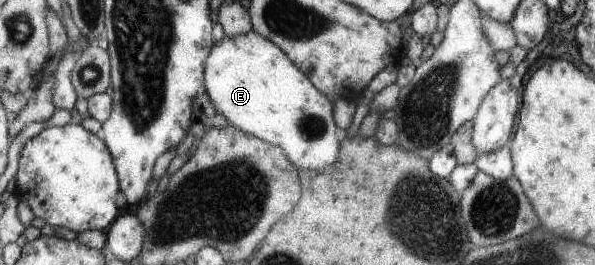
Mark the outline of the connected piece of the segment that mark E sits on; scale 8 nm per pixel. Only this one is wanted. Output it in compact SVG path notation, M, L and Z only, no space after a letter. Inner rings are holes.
M252 29L240 35L224 35L218 43L212 45L204 68L204 87L212 105L228 124L276 145L287 154L296 169L324 169L336 161L338 145L346 137L346 133L334 123L334 107L328 101L329 97L311 84L311 80L279 46L260 37Z

